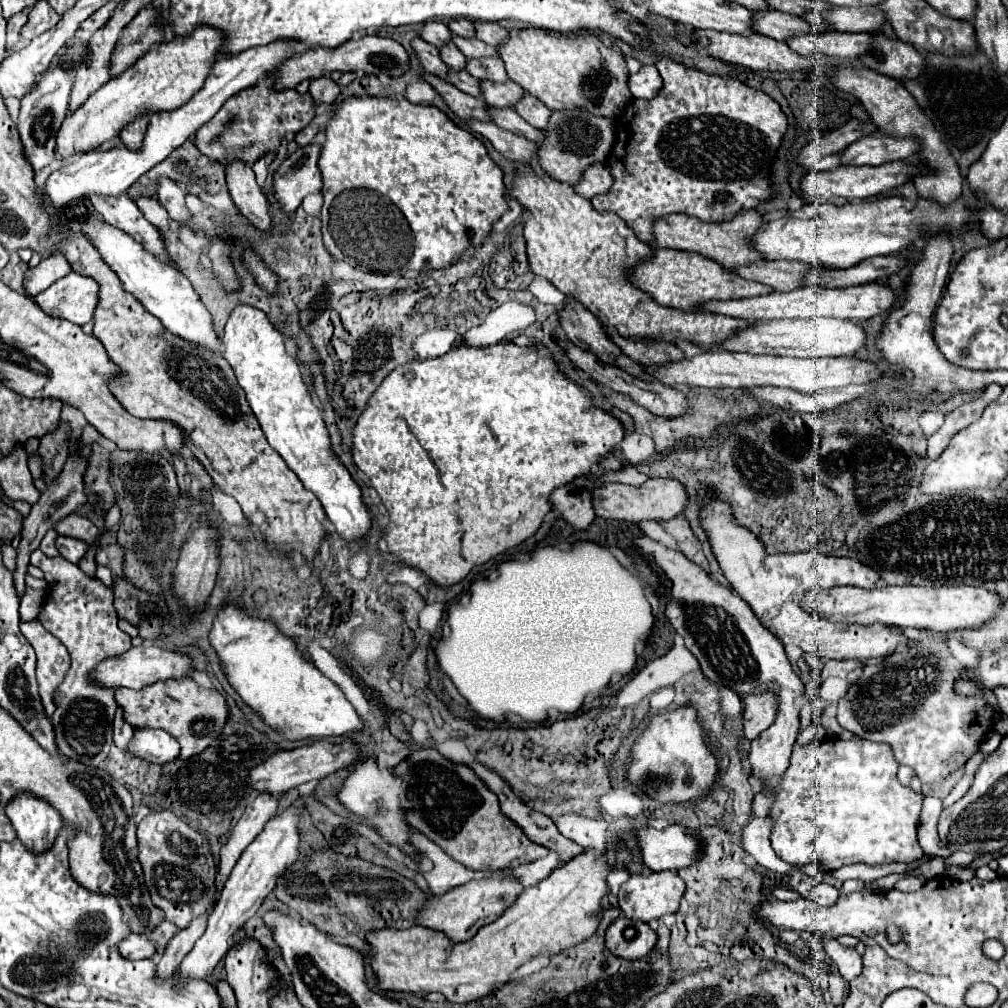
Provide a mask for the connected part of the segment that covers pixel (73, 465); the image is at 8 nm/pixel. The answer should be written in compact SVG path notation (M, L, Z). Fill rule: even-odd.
M74 452L68 462L64 464L64 470L60 472L60 476L40 494L38 502L32 506L32 512L28 514L28 518L24 520L24 530L22 530L22 540L18 546L18 556L16 556L16 570L14 570L14 586L16 586L16 594L18 598L22 598L24 590L26 590L26 572L30 566L30 554L34 552L34 548L38 548L42 536L46 530L50 530L58 520L62 520L66 514L76 512L78 508L82 508L84 504L88 504L86 498L86 490L84 490L84 472L88 466L88 456Z

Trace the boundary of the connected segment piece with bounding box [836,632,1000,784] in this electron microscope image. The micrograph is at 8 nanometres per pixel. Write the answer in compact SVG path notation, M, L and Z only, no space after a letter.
M928 632L926 638L898 646L898 650L888 658L882 658L882 662L866 662L862 666L862 678L858 678L848 688L846 696L838 700L838 722L858 738L890 744L898 764L910 766L922 784L942 782L978 752L978 746L994 730L994 722L1000 716L1000 706L996 704L994 692L978 694L974 698L962 698L962 694L954 694L954 678L958 678L962 670L968 668L952 656L948 648L948 636Z

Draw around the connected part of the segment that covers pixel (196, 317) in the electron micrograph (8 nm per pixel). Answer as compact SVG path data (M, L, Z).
M90 216L82 222L82 234L92 242L92 246L96 246L102 262L106 262L110 270L120 278L122 288L132 294L150 314L160 318L160 322L170 332L182 336L188 342L196 342L198 346L210 348L216 354L222 354L222 340L212 328L210 312L204 308L198 294L192 290L192 284L182 272L178 272L172 264L158 260L154 254L144 250L144 246L140 246L132 236L124 234L116 226L106 224L98 216Z

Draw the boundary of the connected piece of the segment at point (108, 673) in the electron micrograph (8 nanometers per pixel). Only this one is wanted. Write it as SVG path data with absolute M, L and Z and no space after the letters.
M144 642L142 646L138 648L130 648L128 652L124 654L118 654L114 658L106 658L104 662L100 662L92 672L90 672L90 680L102 688L132 688L132 690L140 690L148 684L154 684L158 680L166 680L166 678L184 678L184 676L190 676L192 668L190 668L192 660L184 654L178 654L178 652L168 652L168 650L162 650L160 646L156 644L150 644L150 642Z

